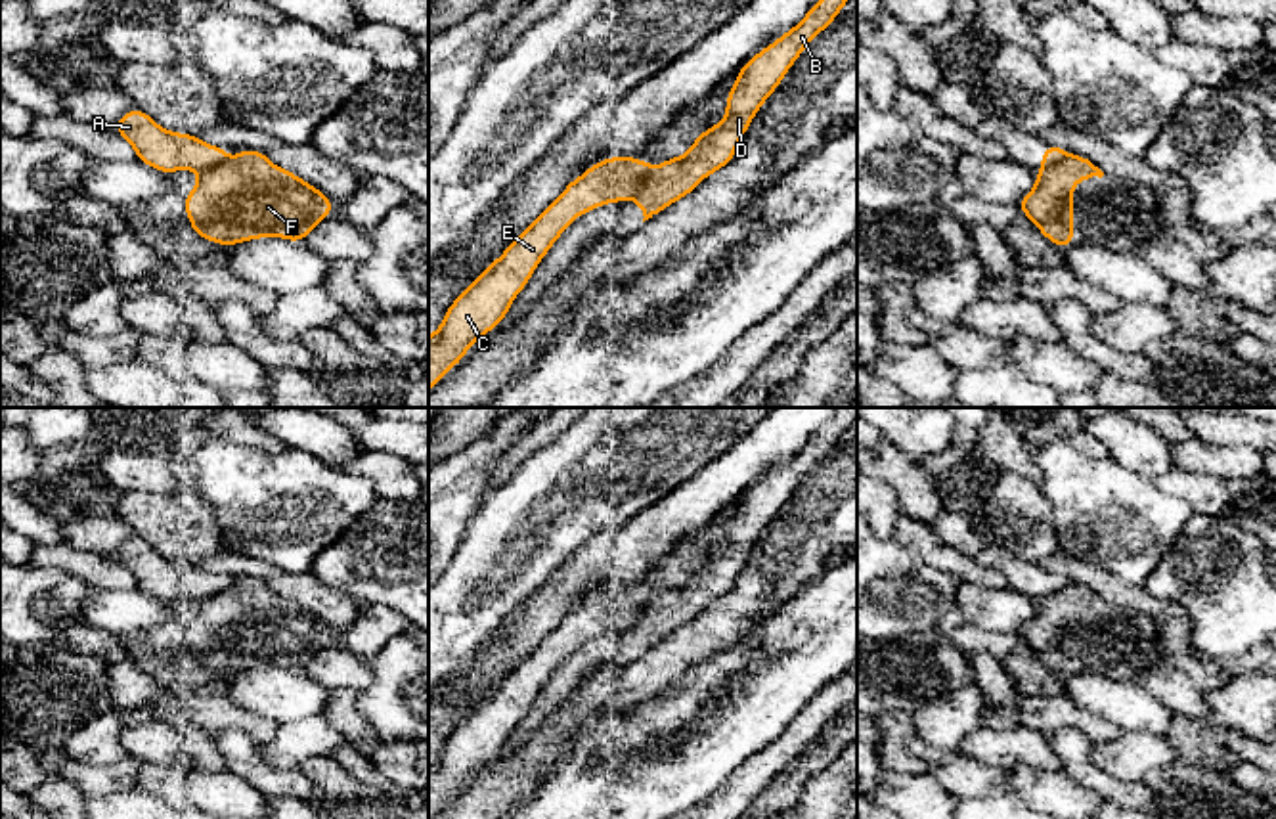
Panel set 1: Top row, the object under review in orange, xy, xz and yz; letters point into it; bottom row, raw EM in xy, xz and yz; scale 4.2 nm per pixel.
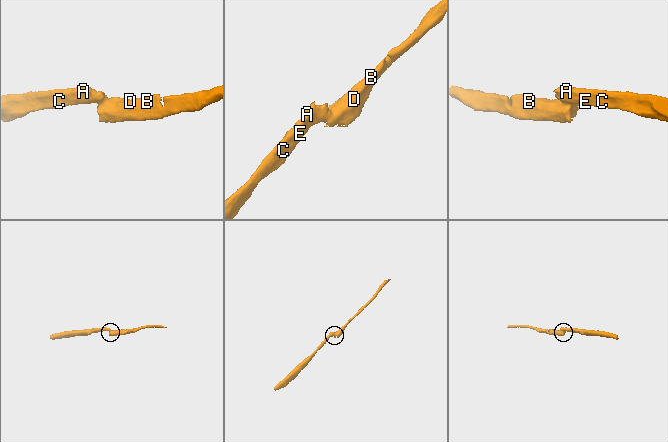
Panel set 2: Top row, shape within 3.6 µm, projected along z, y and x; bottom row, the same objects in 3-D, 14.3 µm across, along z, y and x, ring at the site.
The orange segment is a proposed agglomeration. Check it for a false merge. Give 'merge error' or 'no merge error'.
merge error

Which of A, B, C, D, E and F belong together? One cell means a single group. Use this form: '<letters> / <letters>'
A C E / B D F

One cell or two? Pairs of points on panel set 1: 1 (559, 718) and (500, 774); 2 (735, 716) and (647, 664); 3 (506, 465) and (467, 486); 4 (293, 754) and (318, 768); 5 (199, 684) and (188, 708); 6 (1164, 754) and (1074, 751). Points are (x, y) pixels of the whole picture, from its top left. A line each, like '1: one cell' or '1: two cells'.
1: one cell
2: two cells
3: two cells
4: two cells
5: two cells
6: two cells

